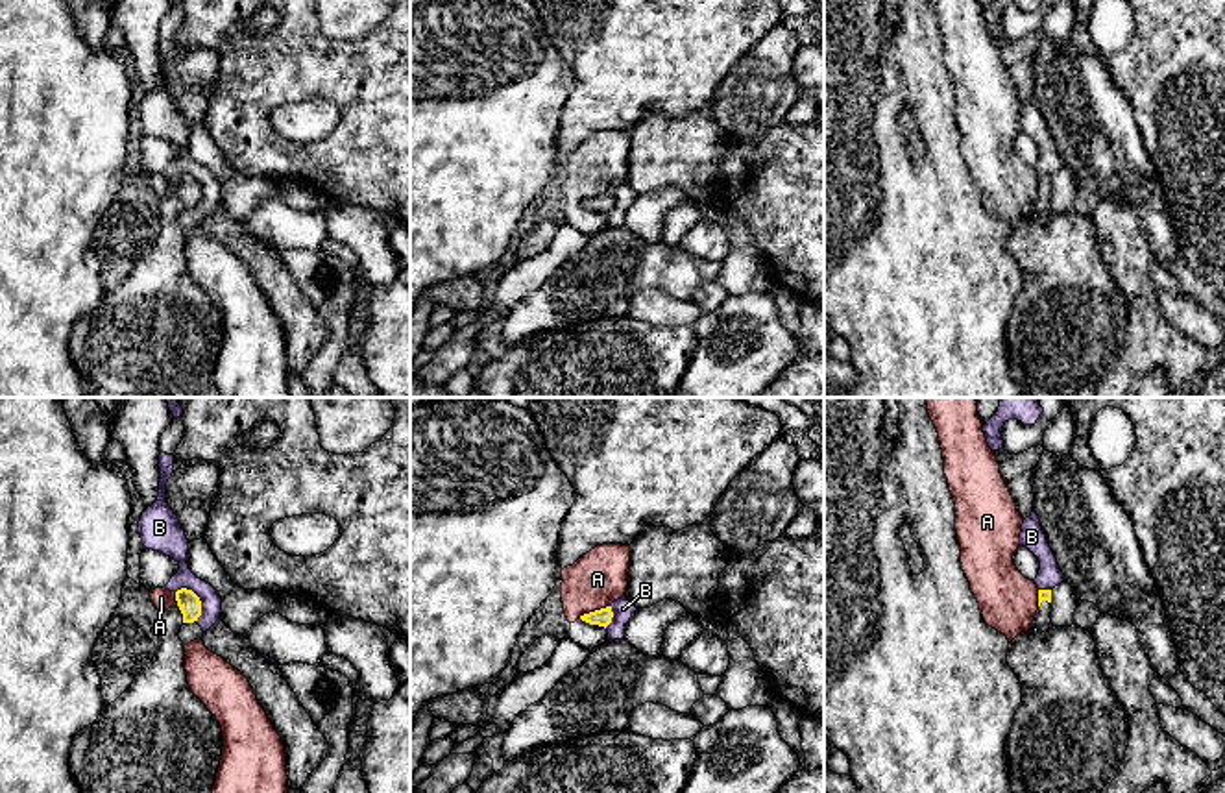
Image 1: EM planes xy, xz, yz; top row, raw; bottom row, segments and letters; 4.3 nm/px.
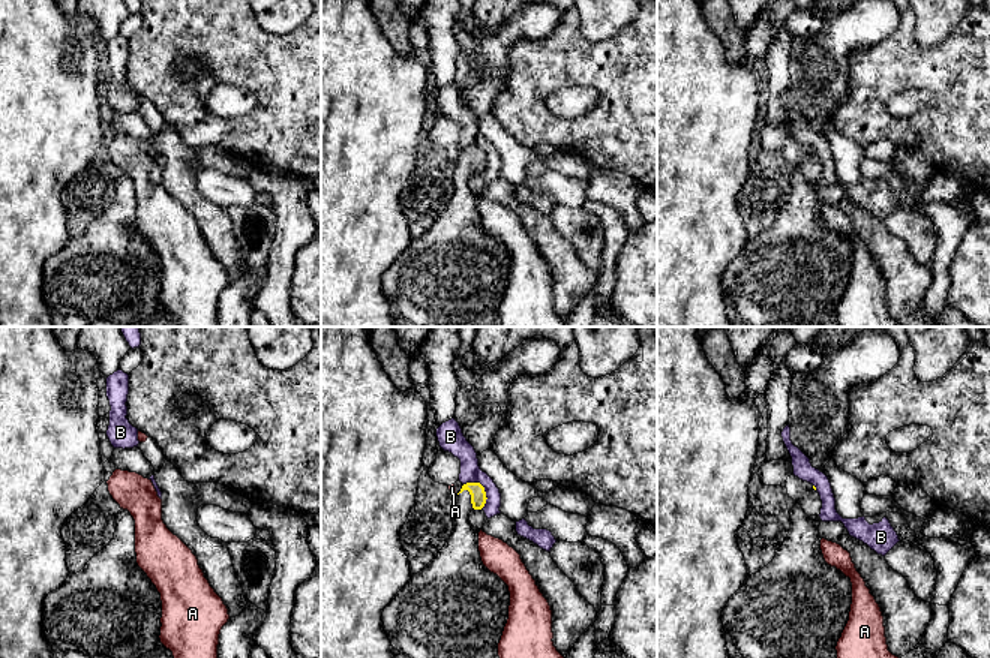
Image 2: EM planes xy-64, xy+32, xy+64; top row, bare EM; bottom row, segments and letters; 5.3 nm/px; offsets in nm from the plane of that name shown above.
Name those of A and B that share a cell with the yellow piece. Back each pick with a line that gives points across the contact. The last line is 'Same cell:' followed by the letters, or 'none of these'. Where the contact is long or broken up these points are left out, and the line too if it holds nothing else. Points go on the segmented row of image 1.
Same cell: none of these

